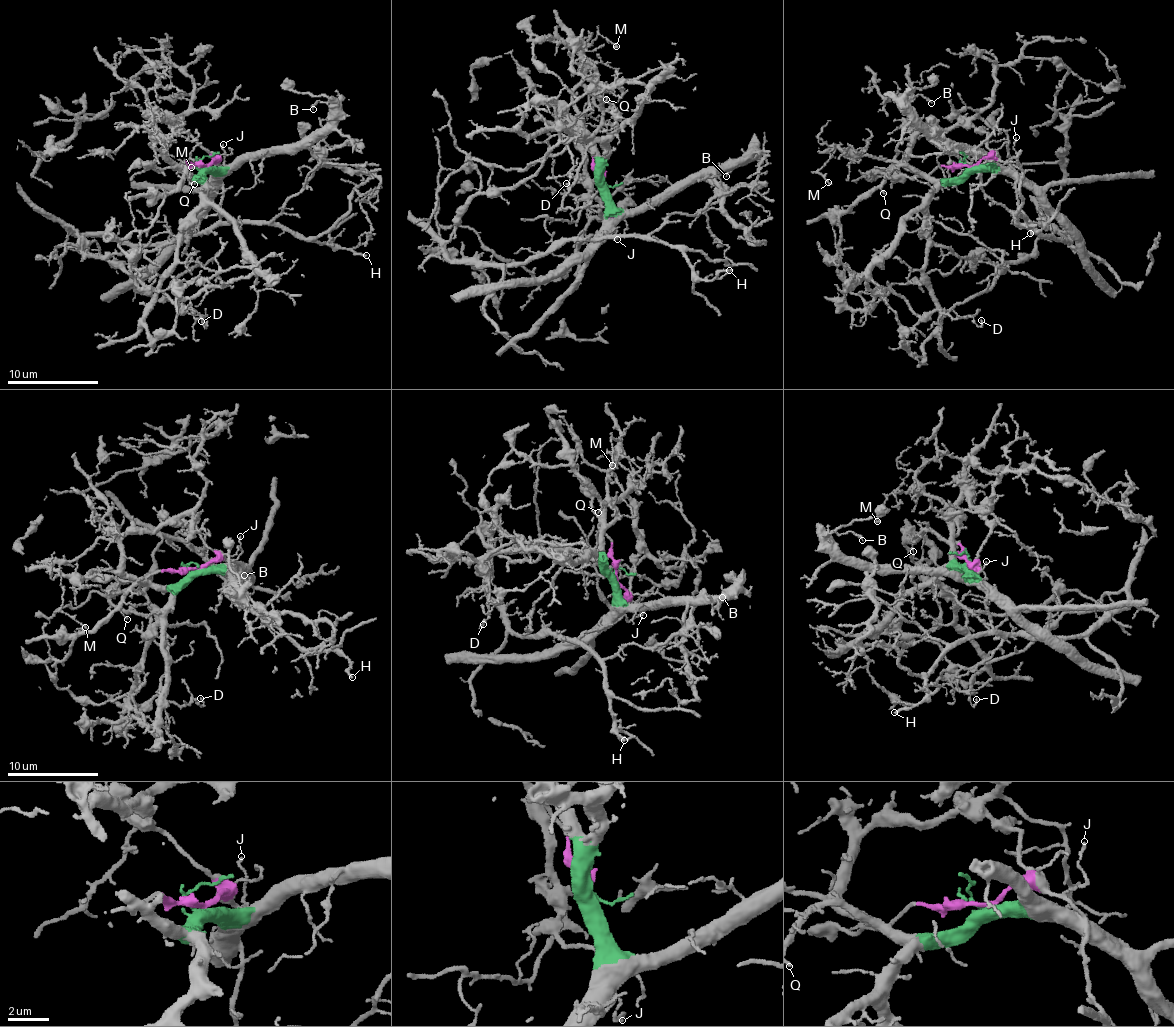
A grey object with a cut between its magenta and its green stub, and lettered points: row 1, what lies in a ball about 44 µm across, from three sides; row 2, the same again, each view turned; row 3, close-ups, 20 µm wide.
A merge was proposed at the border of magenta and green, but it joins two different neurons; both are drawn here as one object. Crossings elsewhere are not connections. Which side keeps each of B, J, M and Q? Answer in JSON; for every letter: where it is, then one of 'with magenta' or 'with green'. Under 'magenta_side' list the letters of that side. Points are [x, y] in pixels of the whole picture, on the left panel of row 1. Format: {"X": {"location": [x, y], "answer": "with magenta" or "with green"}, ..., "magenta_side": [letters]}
{"B": {"location": [313, 109], "answer": "with green"}, "J": {"location": [223, 144], "answer": "with magenta"}, "M": {"location": [191, 167], "answer": "with green"}, "Q": {"location": [194, 184], "answer": "with green"}, "magenta_side": ["J"]}

